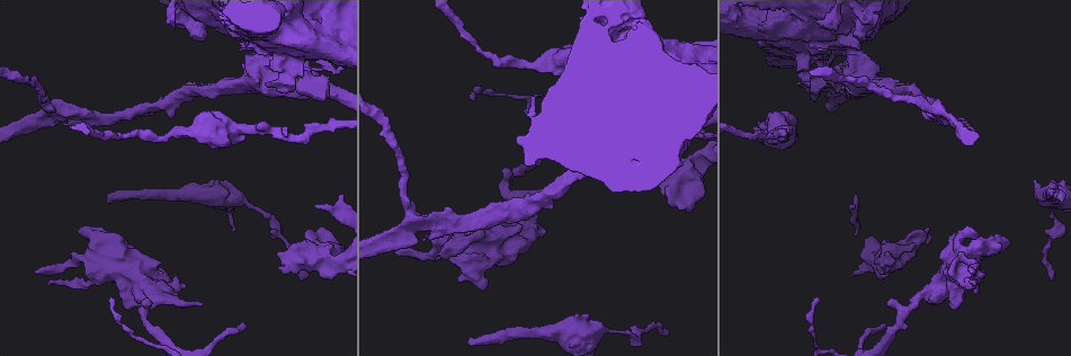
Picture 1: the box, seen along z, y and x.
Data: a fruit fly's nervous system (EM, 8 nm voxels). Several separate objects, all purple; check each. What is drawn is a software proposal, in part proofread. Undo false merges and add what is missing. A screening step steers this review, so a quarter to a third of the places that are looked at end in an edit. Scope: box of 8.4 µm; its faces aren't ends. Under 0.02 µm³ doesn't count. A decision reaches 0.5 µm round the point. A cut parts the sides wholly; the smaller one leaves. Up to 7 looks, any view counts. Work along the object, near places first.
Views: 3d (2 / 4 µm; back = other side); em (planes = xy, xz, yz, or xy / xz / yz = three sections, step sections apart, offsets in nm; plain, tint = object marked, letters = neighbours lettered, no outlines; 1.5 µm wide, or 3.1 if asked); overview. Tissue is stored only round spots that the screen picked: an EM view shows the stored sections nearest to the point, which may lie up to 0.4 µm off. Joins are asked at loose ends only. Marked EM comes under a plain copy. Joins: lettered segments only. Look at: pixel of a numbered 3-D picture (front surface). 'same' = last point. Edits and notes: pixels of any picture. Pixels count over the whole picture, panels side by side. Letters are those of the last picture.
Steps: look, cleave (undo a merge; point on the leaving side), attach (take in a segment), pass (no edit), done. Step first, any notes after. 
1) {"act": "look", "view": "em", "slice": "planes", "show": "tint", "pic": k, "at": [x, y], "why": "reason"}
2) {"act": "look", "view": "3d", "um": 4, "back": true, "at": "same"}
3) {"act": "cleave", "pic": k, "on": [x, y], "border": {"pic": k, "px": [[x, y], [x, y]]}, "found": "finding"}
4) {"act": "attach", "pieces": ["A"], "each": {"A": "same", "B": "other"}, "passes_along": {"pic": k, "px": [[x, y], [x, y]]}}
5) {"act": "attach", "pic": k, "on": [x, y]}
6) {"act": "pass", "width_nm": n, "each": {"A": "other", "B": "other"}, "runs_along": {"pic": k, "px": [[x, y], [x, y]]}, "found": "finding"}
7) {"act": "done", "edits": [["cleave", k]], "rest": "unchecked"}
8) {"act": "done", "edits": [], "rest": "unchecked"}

{"act": "look", "view": "em", "slice": "xz", "step": 8, "show": "tint", "pic": 1, "at": [974, 230]}

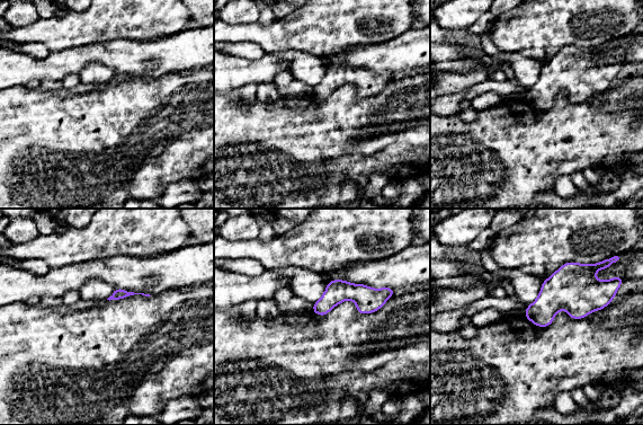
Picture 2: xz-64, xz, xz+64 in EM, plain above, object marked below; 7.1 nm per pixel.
{"act": "look", "view": "em", "slice": "planes", "show": "letters", "at": "same"}

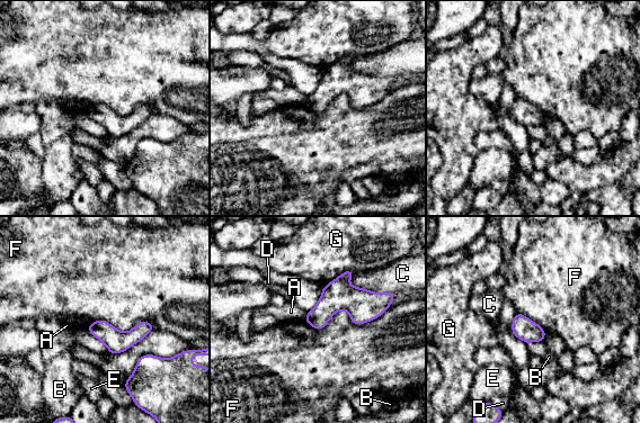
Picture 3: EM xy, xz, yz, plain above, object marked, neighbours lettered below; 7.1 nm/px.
{"act": "pass", "each": {"A": "other", "B": "other", "C": "other", "D": "other", "E": "other", "F": "other", "G": "other"}, "found": "none of them fits"}

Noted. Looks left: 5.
{"act": "look", "view": "3d", "um": 2, "pic": 1, "at": [1053, 214]}

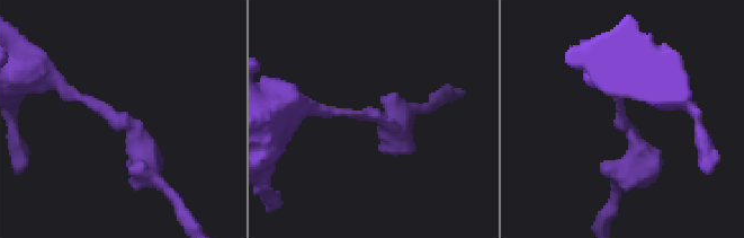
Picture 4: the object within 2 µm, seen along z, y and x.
{"act": "look", "view": "em", "slice": "planes", "show": "letters", "pic": 4, "at": [357, 113], "arm_widths_nm": [200, 420]}

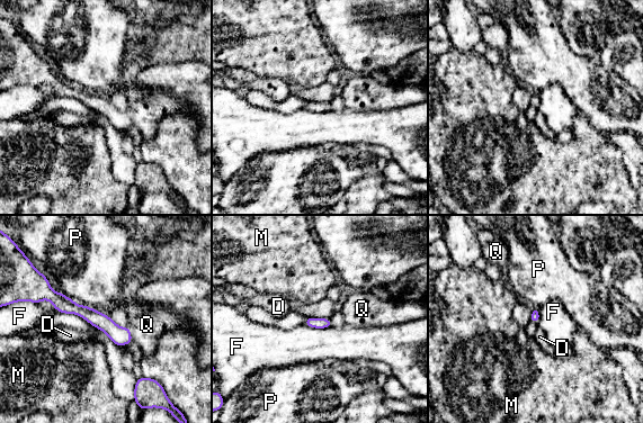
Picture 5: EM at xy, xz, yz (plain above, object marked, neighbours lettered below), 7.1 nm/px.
{"act": "pass", "width_nm": 60, "each": {"D": "other", "F": "other", "M": "other", "P": "other", "Q": "other"}, "runs_along": {"pic": 5, "px": [[46, 288], [128, 340]]}, "found": "all the same neuron"}

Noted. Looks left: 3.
{"act": "look", "view": "3d", "um": 4, "back": true, "pic": 1, "at": [234, 27], "why": "thick turns thin"}

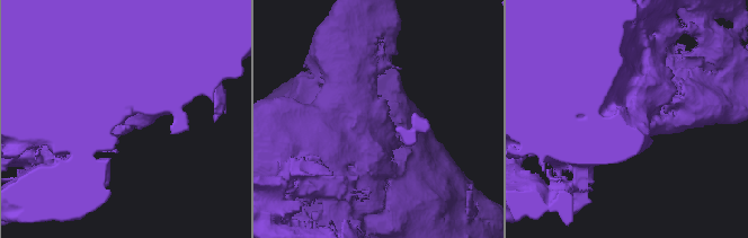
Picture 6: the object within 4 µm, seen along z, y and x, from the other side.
{"act": "look", "view": "em", "slice": "planes", "show": "letters", "pic": 6, "at": [377, 113]}

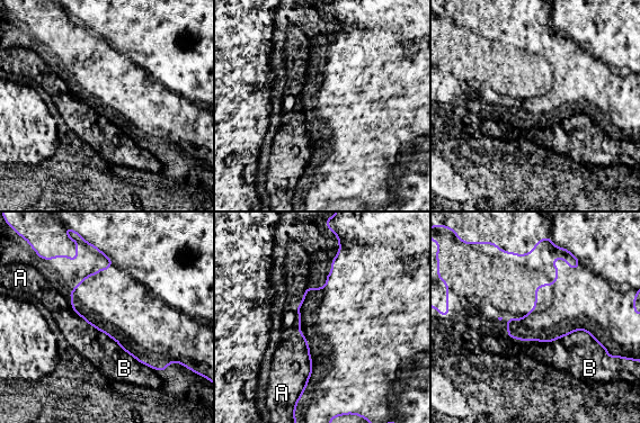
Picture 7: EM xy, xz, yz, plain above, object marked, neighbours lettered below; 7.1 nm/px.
{"act": "pass", "each": {"A": "other", "B": "other"}, "found": "one neuron here"}

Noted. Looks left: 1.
{"act": "done", "edits": [], "rest": "unchecked"}

